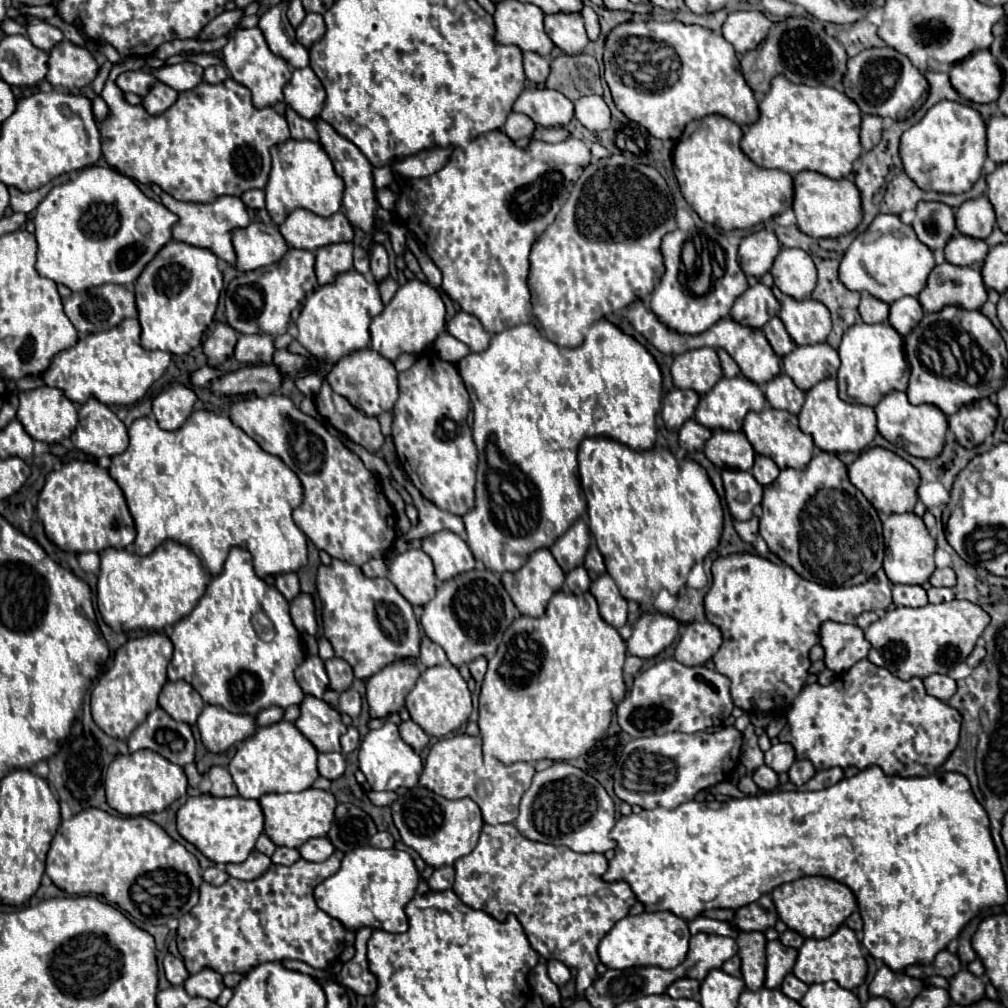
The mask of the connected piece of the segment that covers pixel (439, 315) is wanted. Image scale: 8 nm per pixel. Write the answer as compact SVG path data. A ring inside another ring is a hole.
M411 279L397 289L391 303L371 323L371 349L385 359L395 361L401 353L419 353L445 331L445 303L441 295L425 281Z

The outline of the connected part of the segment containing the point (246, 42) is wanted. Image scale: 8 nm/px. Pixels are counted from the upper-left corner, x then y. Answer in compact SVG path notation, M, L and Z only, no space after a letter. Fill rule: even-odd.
M239 27L239 29L235 29L229 35L221 53L223 53L223 61L225 61L227 69L231 71L231 77L235 81L239 81L241 85L245 85L253 93L255 107L269 107L269 105L283 101L283 87L289 83L293 67L289 67L289 63L283 57L275 55L269 49L265 35L259 27L251 27L251 29Z

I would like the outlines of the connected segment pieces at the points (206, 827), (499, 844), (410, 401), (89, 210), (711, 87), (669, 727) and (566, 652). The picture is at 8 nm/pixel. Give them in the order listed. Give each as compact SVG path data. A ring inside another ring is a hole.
M189 797L177 811L177 831L195 845L213 863L241 863L253 851L257 837L263 833L263 811L259 801L245 797Z
M483 825L477 847L457 859L455 863L455 883L453 891L457 897L469 905L471 909L479 909L495 917L497 921L505 921L509 915L515 915L523 925L531 947L543 959L559 959L567 967L577 969L577 993L573 999L583 999L585 989L593 983L599 963L597 947L601 939L613 929L617 919L623 919L631 905L635 903L635 895L627 883L605 883L601 875L607 871L607 859L599 853L575 853L569 847L557 847L547 843L537 843L525 839L517 831L515 825Z
M421 355L415 365L399 373L399 399L393 407L393 445L397 459L421 495L453 515L475 507L477 447L467 425L469 393L453 363L437 355Z
M87 167L81 169L71 181L53 187L41 205L35 209L35 237L37 237L37 271L43 277L63 283L71 291L99 287L105 283L117 283L131 287L143 267L155 257L155 253L171 239L171 227L177 221L169 209L149 199L141 189L125 175L111 167Z
M643 21L643 23L621 23L609 31L605 43L605 81L611 89L615 107L635 123L641 123L651 135L659 139L679 139L685 125L693 119L701 119L705 115L723 115L733 123L745 127L757 121L759 109L753 91L747 87L739 59L735 55L733 45L719 33L705 29L701 25L683 25L681 21L661 23L661 21ZM625 37L649 37L655 41L663 41L673 47L681 67L677 71L677 79L669 79L669 75L649 77L647 73L637 71L617 71L617 59L613 53L619 49L619 41Z
M663 659L657 665L649 667L643 673L635 675L633 687L629 695L617 705L617 723L619 727L629 733L631 737L651 737L651 735L665 735L671 731L681 731L681 733L697 733L697 731L707 731L713 727L721 727L723 721L731 715L733 711L733 701L729 695L729 679L705 665L683 665L675 659Z
M557 591L541 617L517 617L503 635L503 641L489 661L487 675L479 693L479 729L483 739L483 755L495 757L505 765L517 761L539 759L577 759L585 755L597 739L605 737L615 705L625 695L623 663L627 647L613 625L609 625L597 609L595 597L587 591L575 595Z

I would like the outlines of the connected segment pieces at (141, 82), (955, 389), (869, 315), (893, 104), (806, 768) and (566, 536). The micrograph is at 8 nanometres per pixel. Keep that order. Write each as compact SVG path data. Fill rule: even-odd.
M125 71L117 77L115 83L121 91L145 95L149 91L149 87L155 83L155 77L151 73L143 73L143 71Z
M945 307L941 313L925 315L921 323L905 337L905 357L911 367L907 399L913 405L929 403L939 407L945 415L953 415L961 405L989 397L997 391L1005 377L1005 361L1007 349L1005 341L993 323L981 311L967 311L961 307ZM953 331L951 337L959 343L963 361L955 361L955 369L943 369L941 365L941 349L937 337L943 337L943 345L947 343L947 333ZM963 343L963 345L961 345Z
M863 293L861 303L859 303L859 315L865 323L883 323L889 315L889 305Z
M891 47L883 49L865 49L859 55L851 57L847 63L847 71L843 75L843 93L857 103L857 107L865 115L877 115L877 117L889 117L903 121L909 117L915 107L927 97L929 83L923 77L923 73L913 67L913 63L901 55L899 51Z
M801 759L801 761L795 761L791 765L791 769L787 771L789 775L789 781L795 785L795 787L803 787L813 775L815 775L815 767L813 763L809 763L807 759Z
M577 519L551 547L549 551L557 559L563 571L571 571L573 567L583 565L585 551L591 543L591 533L585 519Z

